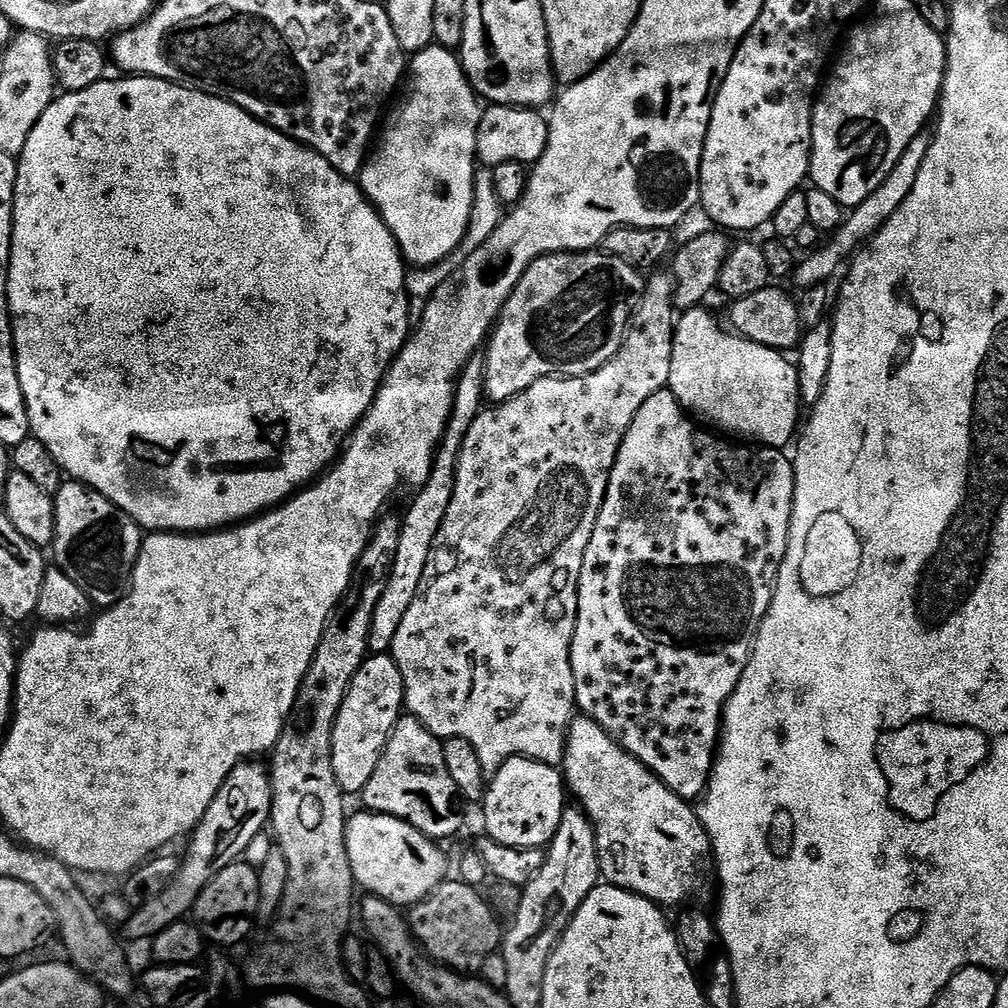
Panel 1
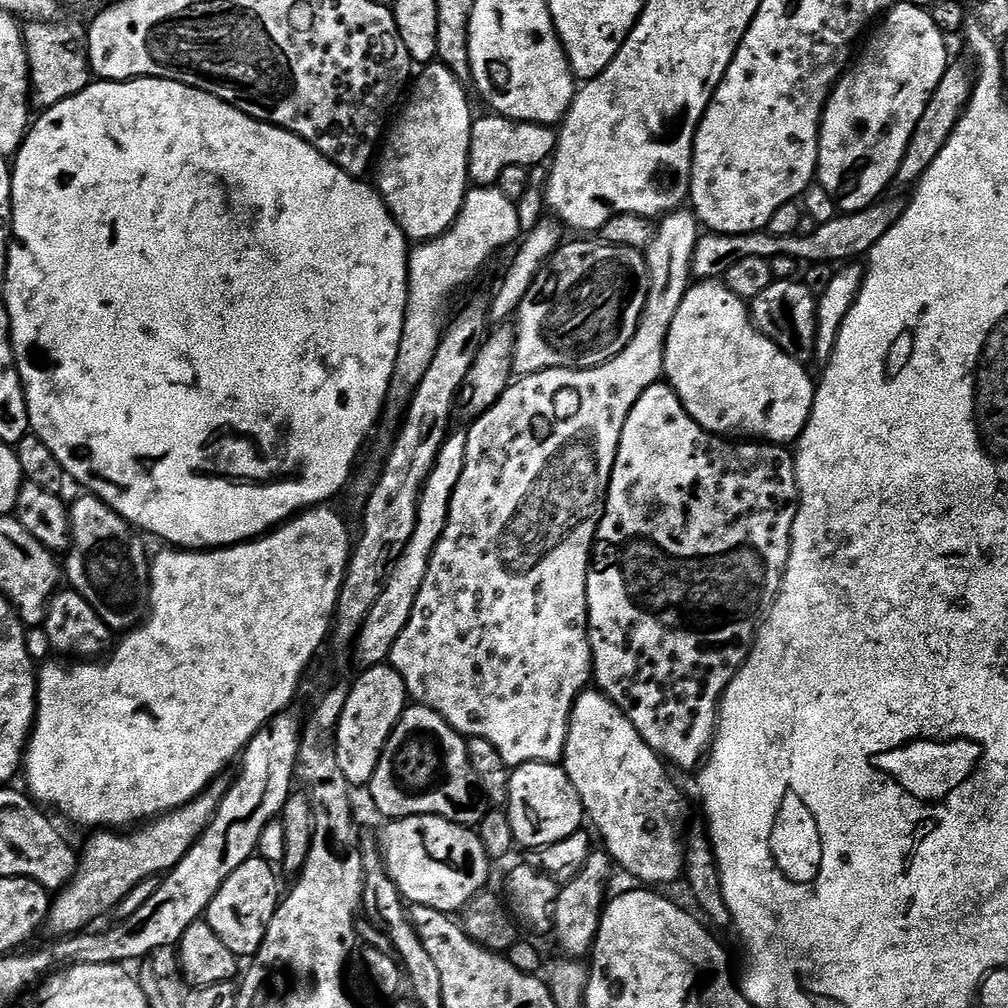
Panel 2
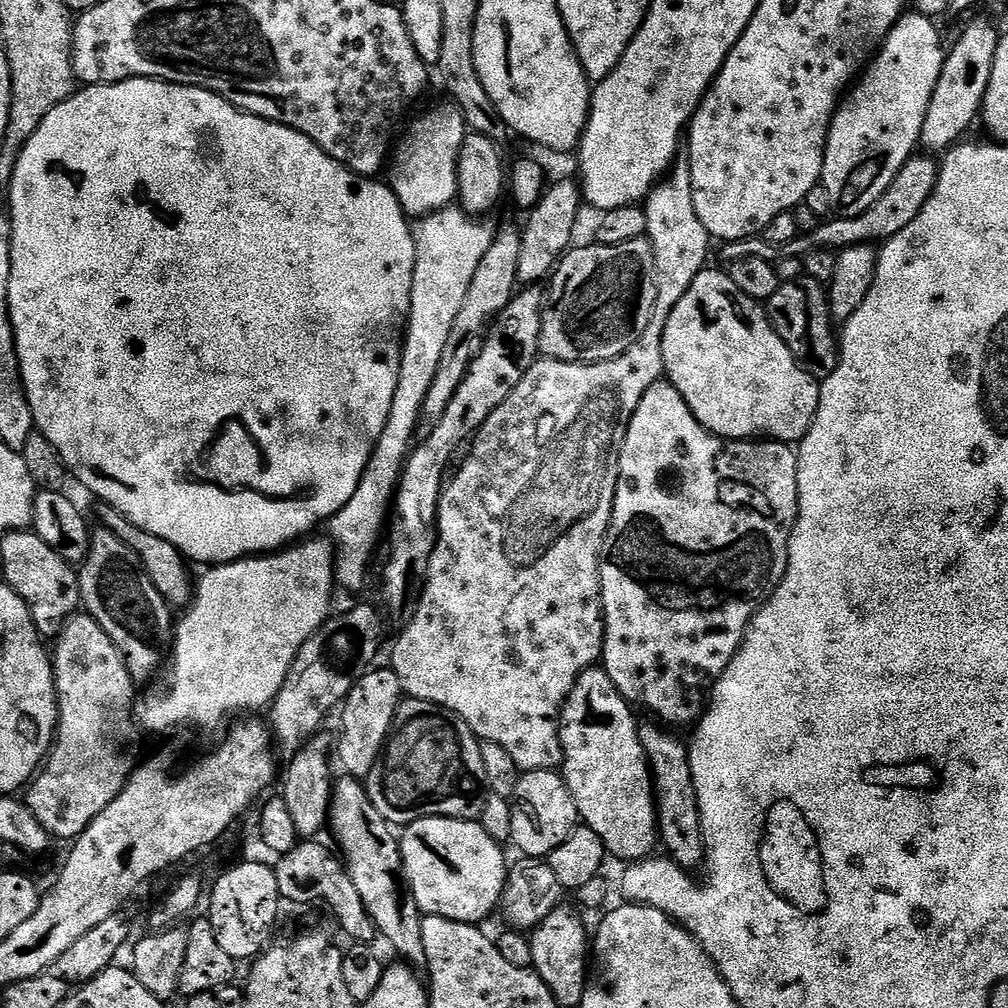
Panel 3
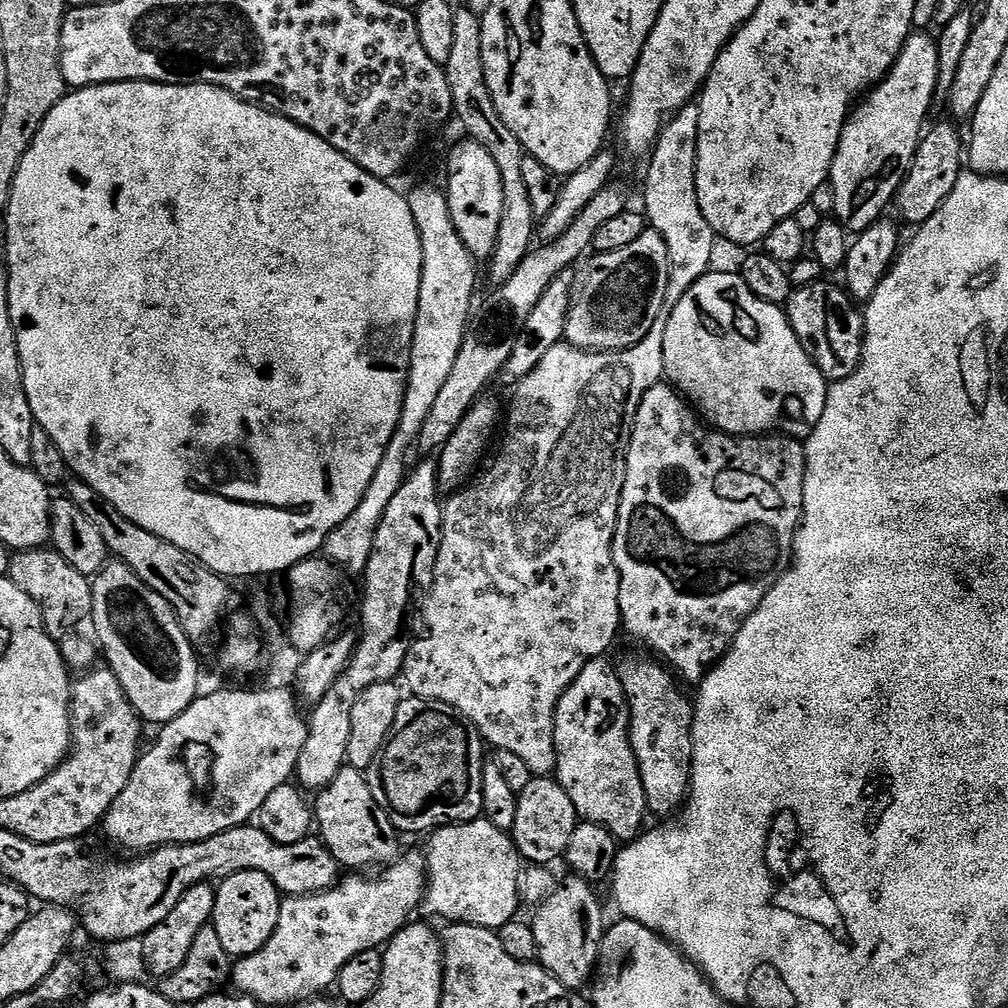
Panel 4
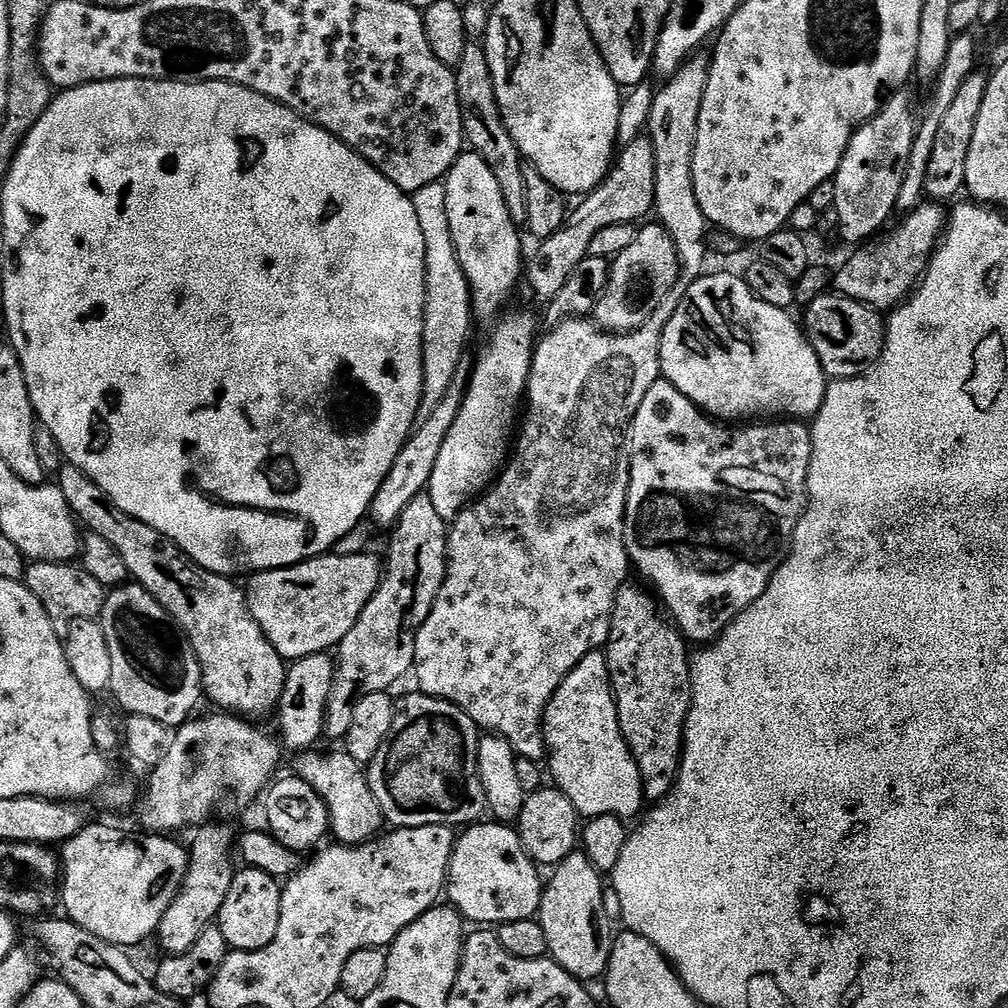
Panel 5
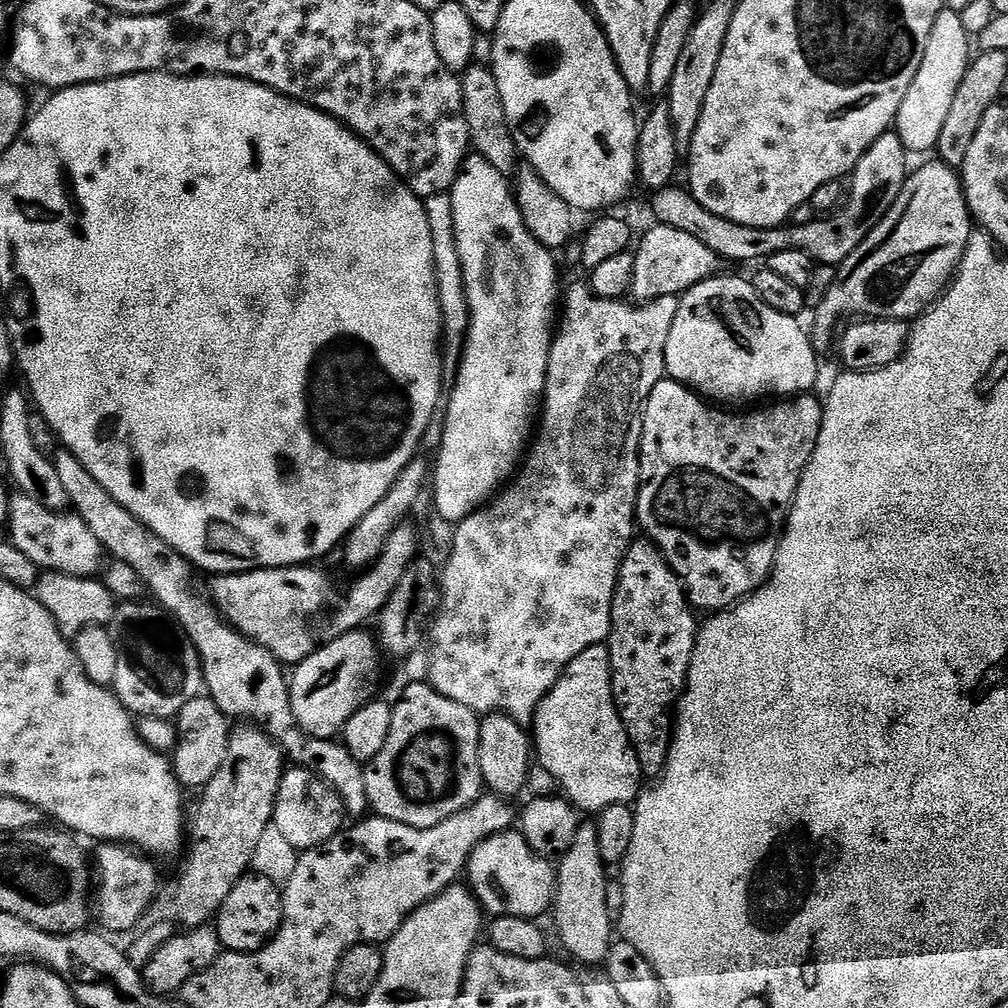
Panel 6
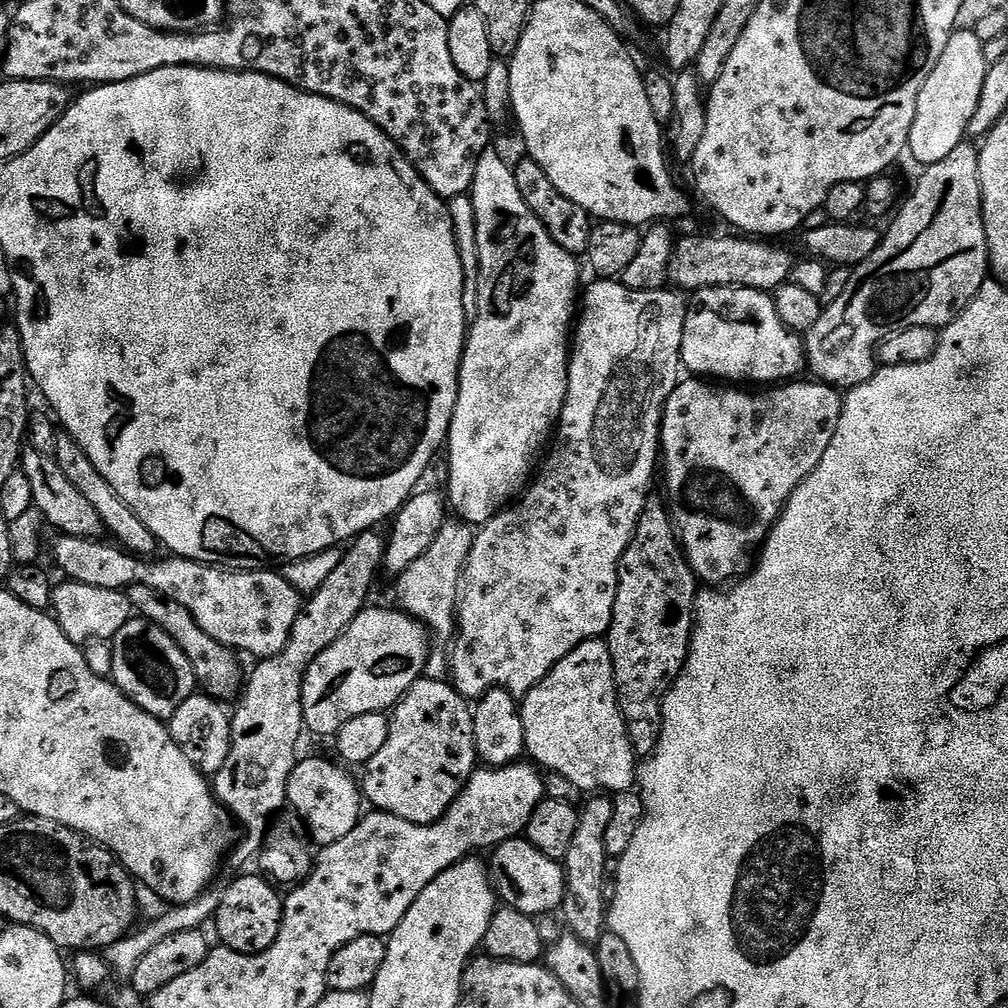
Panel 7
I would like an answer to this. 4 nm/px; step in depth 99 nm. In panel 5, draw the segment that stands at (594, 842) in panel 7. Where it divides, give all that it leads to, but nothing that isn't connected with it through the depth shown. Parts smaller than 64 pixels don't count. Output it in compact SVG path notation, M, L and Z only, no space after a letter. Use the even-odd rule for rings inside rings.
M582 850L571 852L551 872L552 881L545 883L538 913L542 930L546 930L548 956L576 980L599 981L609 971L614 939L612 920L604 909L605 877Z

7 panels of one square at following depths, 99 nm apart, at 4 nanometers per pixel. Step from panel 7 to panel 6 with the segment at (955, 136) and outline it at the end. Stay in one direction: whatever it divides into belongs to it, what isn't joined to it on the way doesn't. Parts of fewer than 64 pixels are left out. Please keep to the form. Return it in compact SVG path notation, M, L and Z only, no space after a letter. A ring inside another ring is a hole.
M949 6L938 14L934 30L930 34L930 42L926 46L926 58L922 58L922 66L918 66L918 74L894 125L895 135L900 137L905 149L912 154L928 152L931 148L933 151L939 145L946 118L950 118L956 95L967 78L968 69L974 59L973 41L963 25L961 13L954 8Z

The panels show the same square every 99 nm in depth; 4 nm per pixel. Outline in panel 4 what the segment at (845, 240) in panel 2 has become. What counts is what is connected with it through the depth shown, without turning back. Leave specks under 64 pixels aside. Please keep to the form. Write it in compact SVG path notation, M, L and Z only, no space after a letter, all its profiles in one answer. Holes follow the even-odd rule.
M936 124L928 131L925 131L920 138L920 145L916 147L916 156L912 160L912 165L908 167L908 174L900 183L900 191L894 197L894 208L900 211L899 219L905 224L911 226L919 226L925 224L926 221L936 213L942 206L942 202L946 202L946 198L950 198L950 194L954 190L954 186L958 182L962 169L966 164L966 144L962 139L960 141L960 132L952 124Z

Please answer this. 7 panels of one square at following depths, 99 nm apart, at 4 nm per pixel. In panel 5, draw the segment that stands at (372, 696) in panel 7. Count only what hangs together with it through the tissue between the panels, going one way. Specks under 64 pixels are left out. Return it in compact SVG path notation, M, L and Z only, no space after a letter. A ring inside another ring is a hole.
M331 655L311 656L295 661L287 669L284 678L284 693L280 699L278 717L280 732L284 735L284 744L299 754L311 749L324 736L325 706L330 698L332 683L336 677L336 666Z

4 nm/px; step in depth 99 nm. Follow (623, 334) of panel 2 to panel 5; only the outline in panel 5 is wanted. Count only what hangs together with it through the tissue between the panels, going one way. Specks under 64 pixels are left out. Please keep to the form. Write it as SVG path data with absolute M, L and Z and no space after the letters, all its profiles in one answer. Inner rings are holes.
M645 223L643 225L645 228L641 227L637 231L633 244L627 250L622 250L622 254L618 254L615 260L611 261L608 285L597 300L594 309L595 323L609 334L637 332L655 314L660 306L660 300L666 298L666 294L680 279L680 261L676 255L676 244L672 240L671 234L665 230L663 224L651 223Z

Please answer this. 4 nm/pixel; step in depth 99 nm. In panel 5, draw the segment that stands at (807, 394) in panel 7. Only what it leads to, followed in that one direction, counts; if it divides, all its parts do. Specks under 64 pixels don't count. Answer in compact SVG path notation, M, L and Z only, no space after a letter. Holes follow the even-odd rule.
M661 378L654 382L654 386L650 386L650 390L646 390L646 398L642 398L638 414L634 414L630 429L630 451L632 469L624 515L624 541L631 567L635 571L637 568L649 580L647 583L658 593L663 611L670 617L671 623L680 629L685 641L697 640L700 646L707 646L715 642L736 617L758 602L758 598L762 598L772 581L772 575L780 569L792 547L792 536L796 533L800 515L806 507L805 492L812 461L812 429L807 423L791 418L780 418L775 422L752 422L747 426L725 426L701 412L694 402L690 402L690 398L686 398L686 394L679 392L669 380Z

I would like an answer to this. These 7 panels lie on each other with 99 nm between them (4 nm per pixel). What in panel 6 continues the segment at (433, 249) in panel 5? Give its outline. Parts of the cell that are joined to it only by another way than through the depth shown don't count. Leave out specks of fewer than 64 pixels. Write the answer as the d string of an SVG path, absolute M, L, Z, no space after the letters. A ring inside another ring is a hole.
M447 193L427 197L425 208L427 218L430 219L431 234L434 238L436 284L439 286L440 309L443 310L444 314L444 335L442 337L444 371L452 374L460 367L460 358L464 351L464 341L468 331L470 319L468 292L464 289L464 268L460 264L460 251L456 245L451 197Z

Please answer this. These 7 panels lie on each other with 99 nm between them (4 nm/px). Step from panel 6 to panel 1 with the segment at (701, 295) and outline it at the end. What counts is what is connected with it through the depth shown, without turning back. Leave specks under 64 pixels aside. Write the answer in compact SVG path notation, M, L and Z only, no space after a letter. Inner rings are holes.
M704 306L687 309L677 319L667 391L674 394L674 398L684 407L685 412L699 418L705 425L713 424L708 425L713 429L721 428L716 429L721 433L729 432L724 433L729 437L765 448L787 449L787 444L793 443L802 424L797 365L789 357L788 361L783 351L755 344L737 336L735 331L727 327L724 329L706 309Z

